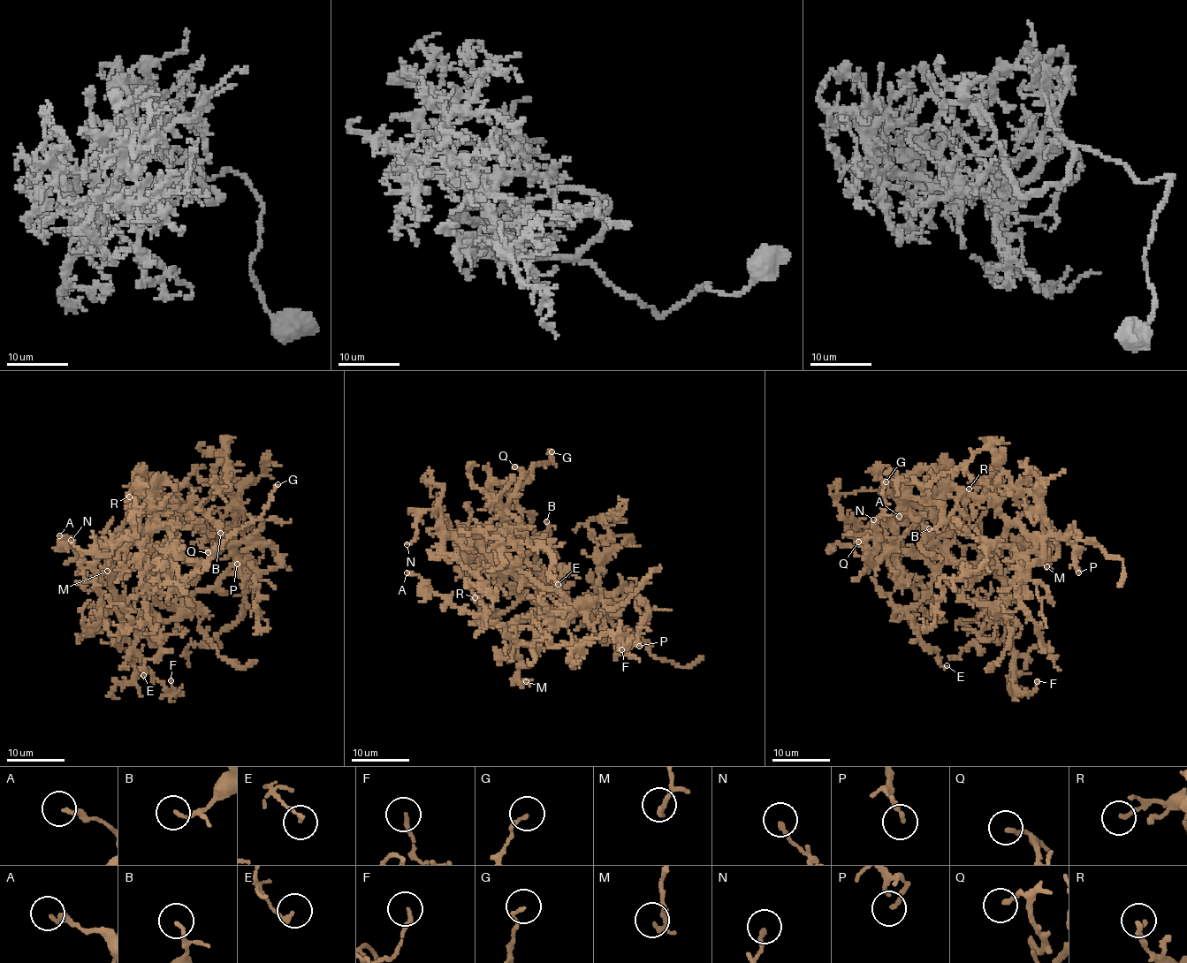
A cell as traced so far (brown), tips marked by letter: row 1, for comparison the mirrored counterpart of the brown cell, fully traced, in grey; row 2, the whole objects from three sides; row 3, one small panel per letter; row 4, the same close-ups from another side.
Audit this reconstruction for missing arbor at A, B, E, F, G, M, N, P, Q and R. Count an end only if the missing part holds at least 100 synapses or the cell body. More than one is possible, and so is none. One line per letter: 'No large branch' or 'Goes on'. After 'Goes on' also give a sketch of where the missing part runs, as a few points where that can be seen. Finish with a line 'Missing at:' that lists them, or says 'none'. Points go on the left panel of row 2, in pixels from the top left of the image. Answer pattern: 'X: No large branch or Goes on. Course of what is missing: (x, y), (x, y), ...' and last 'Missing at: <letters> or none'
A: No large branch
B: No large branch
E: No large branch
F: No large branch
G: No large branch
M: No large branch
N: No large branch
P: No large branch
Q: No large branch
R: No large branch
Missing at: none

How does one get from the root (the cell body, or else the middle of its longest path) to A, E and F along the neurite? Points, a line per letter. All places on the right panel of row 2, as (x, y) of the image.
A: (999, 502), (1007, 527), (1000, 542), (991, 549), (988, 562), (974, 562), (965, 568), (932, 534), (899, 516)
E: (999, 502), (951, 489), (936, 511), (946, 556), (934, 571), (931, 589), (908, 615), (919, 638), (947, 665)
F: (999, 502), (1007, 527), (990, 556), (1003, 583), (1000, 619), (1012, 637), (1015, 687), (1031, 694), (1037, 681)

